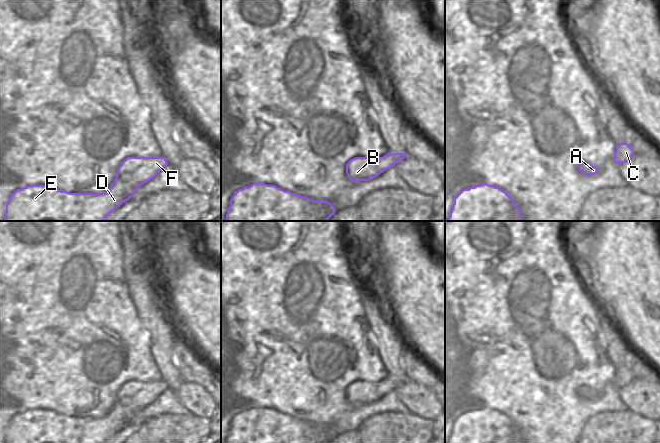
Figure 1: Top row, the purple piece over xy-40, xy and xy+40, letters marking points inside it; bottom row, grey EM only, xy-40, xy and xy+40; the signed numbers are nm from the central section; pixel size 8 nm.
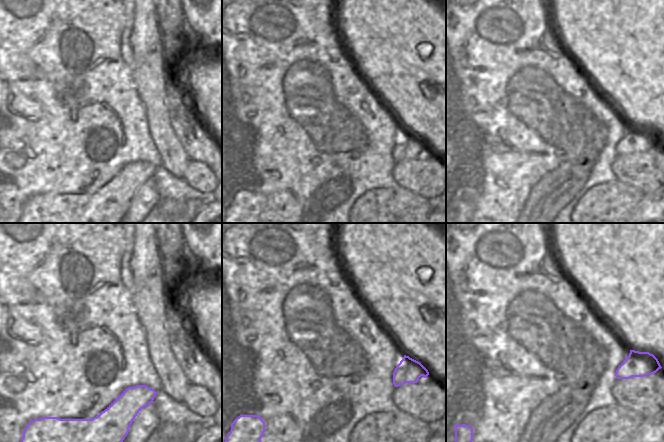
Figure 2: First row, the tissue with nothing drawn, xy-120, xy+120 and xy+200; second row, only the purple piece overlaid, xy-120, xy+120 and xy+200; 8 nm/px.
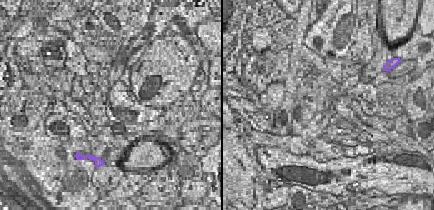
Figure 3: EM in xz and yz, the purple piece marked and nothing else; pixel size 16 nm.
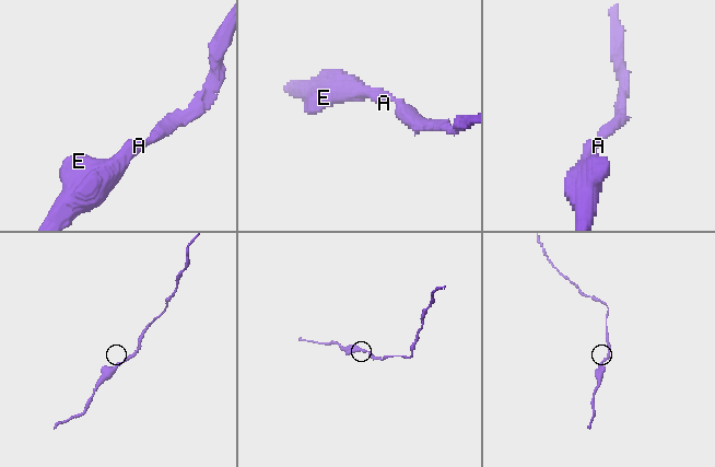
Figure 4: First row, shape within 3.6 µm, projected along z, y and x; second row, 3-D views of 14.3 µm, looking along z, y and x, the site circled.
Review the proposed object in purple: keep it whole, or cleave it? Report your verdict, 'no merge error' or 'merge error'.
no merge error

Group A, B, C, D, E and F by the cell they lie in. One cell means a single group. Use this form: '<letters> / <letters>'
A B C D E F

